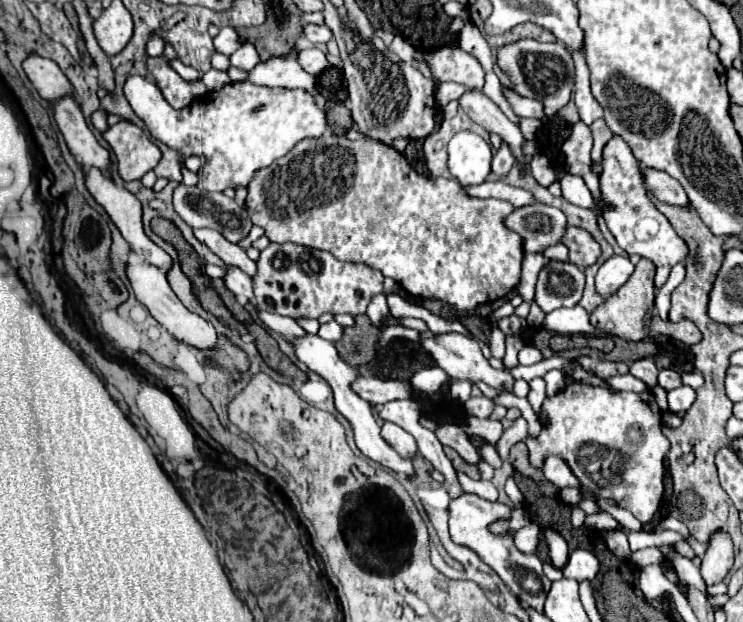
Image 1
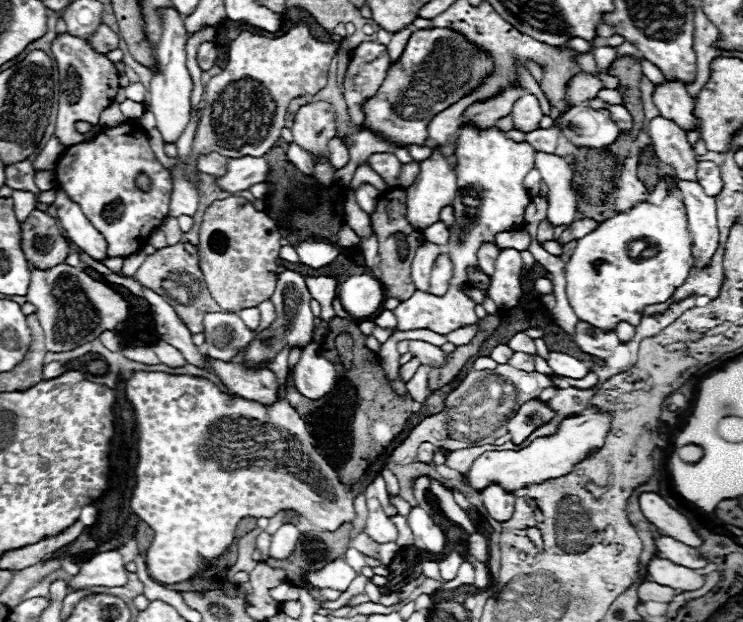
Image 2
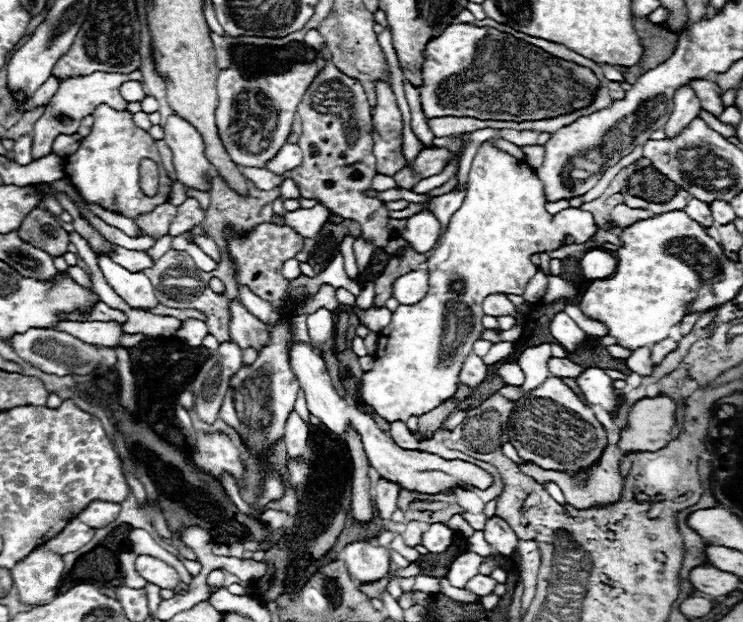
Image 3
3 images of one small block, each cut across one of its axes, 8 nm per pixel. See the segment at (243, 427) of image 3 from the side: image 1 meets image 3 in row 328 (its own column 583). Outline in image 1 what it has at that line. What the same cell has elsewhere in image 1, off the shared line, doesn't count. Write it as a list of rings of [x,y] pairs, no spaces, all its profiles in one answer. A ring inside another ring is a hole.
[[[550,260],[536,282],[536,302],[544,312],[576,306],[584,290],[584,270],[572,262]]]

